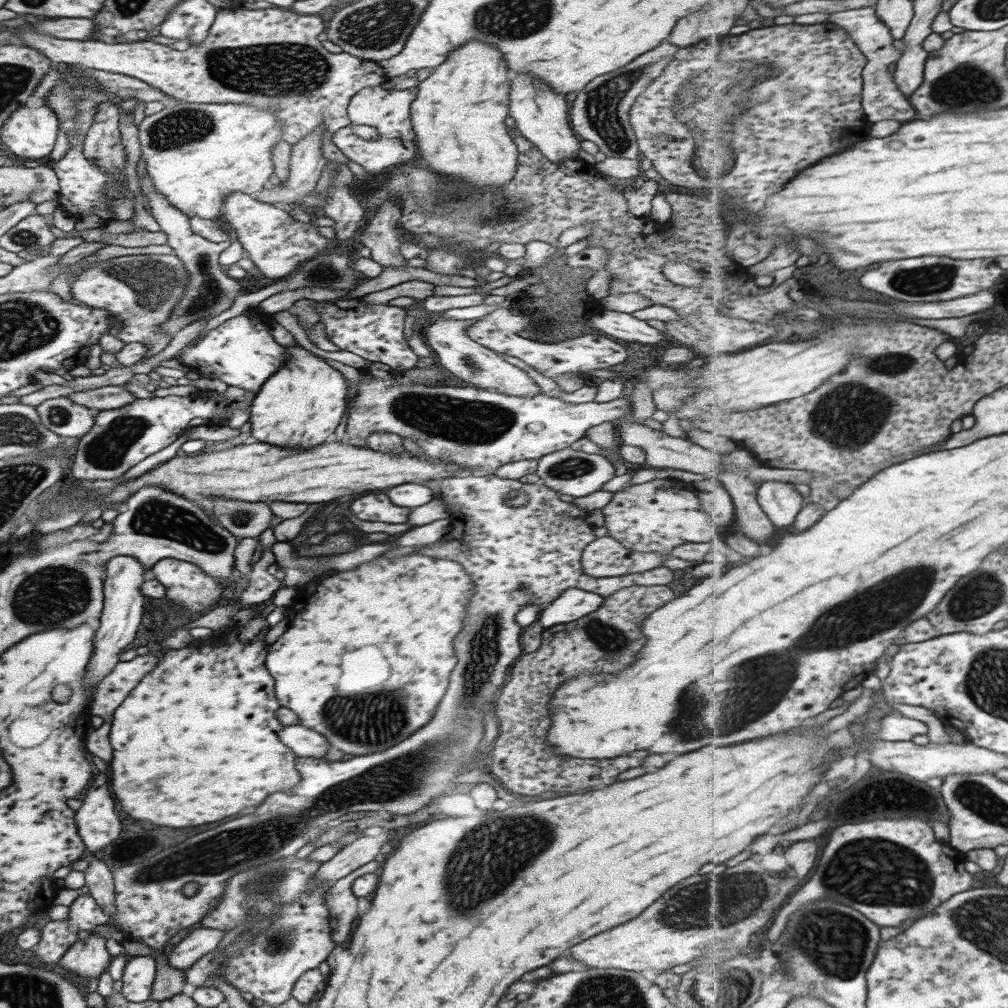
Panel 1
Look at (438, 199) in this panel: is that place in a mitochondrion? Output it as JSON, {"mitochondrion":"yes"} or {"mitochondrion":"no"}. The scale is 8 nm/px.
{"mitochondrion":"yes"}

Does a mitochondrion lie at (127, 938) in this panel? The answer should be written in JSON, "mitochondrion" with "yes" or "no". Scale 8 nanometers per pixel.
{"mitochondrion":"no"}

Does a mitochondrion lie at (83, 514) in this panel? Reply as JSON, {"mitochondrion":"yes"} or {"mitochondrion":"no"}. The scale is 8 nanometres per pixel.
{"mitochondrion":"no"}

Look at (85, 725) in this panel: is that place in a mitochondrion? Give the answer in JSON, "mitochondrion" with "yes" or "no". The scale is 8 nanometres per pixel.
{"mitochondrion":"no"}

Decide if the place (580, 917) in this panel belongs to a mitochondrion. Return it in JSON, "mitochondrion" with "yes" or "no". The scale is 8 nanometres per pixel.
{"mitochondrion":"no"}

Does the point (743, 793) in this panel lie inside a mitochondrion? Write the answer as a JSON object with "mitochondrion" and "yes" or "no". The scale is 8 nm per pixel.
{"mitochondrion":"no"}

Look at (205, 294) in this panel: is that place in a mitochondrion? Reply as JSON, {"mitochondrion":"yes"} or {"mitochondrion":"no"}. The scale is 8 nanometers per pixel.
{"mitochondrion":"yes"}

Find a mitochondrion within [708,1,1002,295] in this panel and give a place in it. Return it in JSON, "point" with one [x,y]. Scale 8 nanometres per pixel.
{"point":[745,76]}

